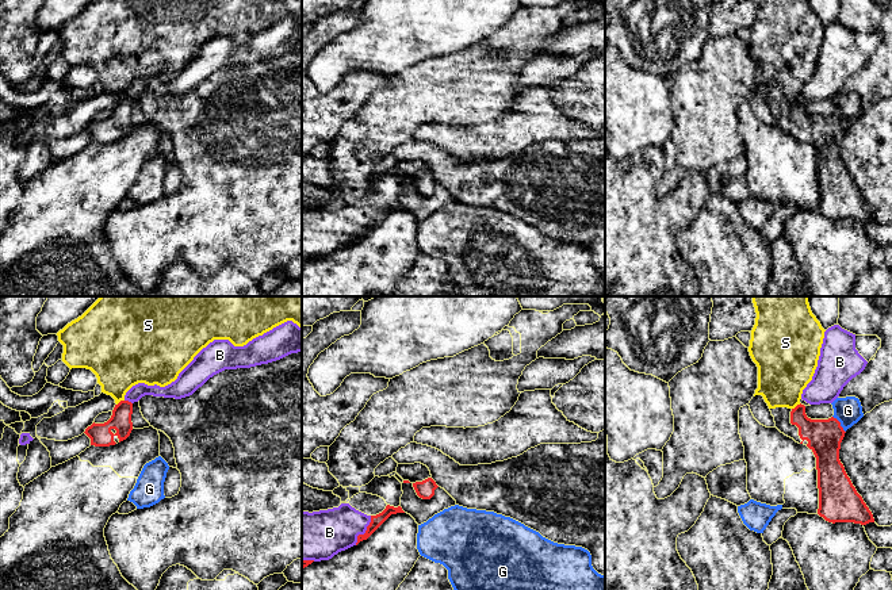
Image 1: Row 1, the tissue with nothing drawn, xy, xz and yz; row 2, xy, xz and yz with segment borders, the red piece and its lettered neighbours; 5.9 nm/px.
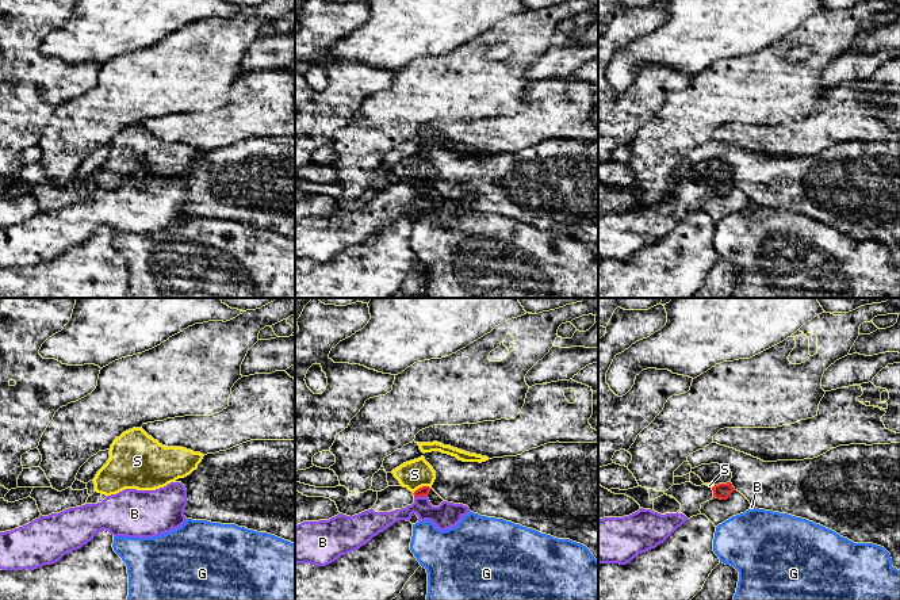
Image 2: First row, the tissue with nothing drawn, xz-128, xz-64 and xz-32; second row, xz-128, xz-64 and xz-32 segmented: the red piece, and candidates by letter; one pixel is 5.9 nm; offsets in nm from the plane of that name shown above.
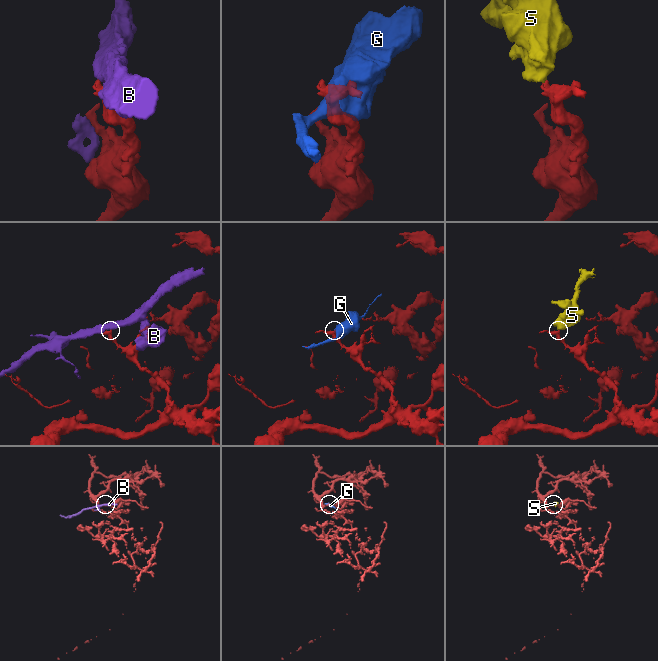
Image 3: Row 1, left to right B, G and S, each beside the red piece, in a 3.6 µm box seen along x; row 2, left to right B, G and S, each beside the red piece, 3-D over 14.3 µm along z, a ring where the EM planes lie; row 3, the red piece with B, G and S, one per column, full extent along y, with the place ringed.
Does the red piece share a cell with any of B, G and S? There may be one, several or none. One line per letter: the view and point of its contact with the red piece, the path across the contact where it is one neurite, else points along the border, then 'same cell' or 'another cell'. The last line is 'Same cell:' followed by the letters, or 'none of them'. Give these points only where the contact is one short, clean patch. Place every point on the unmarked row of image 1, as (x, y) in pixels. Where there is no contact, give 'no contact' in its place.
B: contact xz (366, 229); another cell
G: contact yz (839, 121); another cell
S: contact yz (797, 102); way yz (824, 133), (797, 111), (797, 102), (787, 89), (787, 61); same cell
Same cell: S

